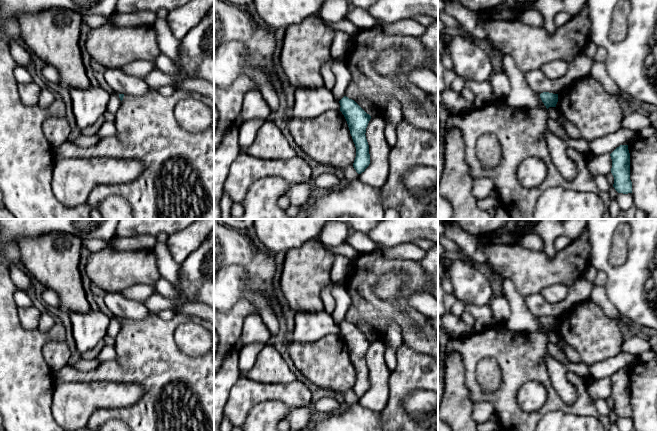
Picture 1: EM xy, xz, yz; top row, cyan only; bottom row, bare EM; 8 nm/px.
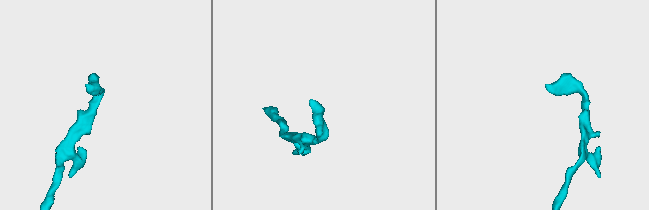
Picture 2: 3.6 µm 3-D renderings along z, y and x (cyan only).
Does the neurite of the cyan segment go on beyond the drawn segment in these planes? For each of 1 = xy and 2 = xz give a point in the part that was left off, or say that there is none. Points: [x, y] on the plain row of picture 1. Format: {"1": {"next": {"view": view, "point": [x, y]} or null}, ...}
{"1": {"next": null}, "2": {"next": null}}

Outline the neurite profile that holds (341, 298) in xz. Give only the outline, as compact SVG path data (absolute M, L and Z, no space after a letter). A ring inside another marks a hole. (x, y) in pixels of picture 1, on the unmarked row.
M339 285L332 288L331 295L335 305L335 309L331 316L334 322L340 325L345 320L345 315L351 307L352 299L348 290Z

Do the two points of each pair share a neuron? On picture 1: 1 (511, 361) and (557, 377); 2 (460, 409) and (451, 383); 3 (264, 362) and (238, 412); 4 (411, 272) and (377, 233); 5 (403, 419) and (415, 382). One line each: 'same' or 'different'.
1: different
2: same
3: different
4: different
5: same

